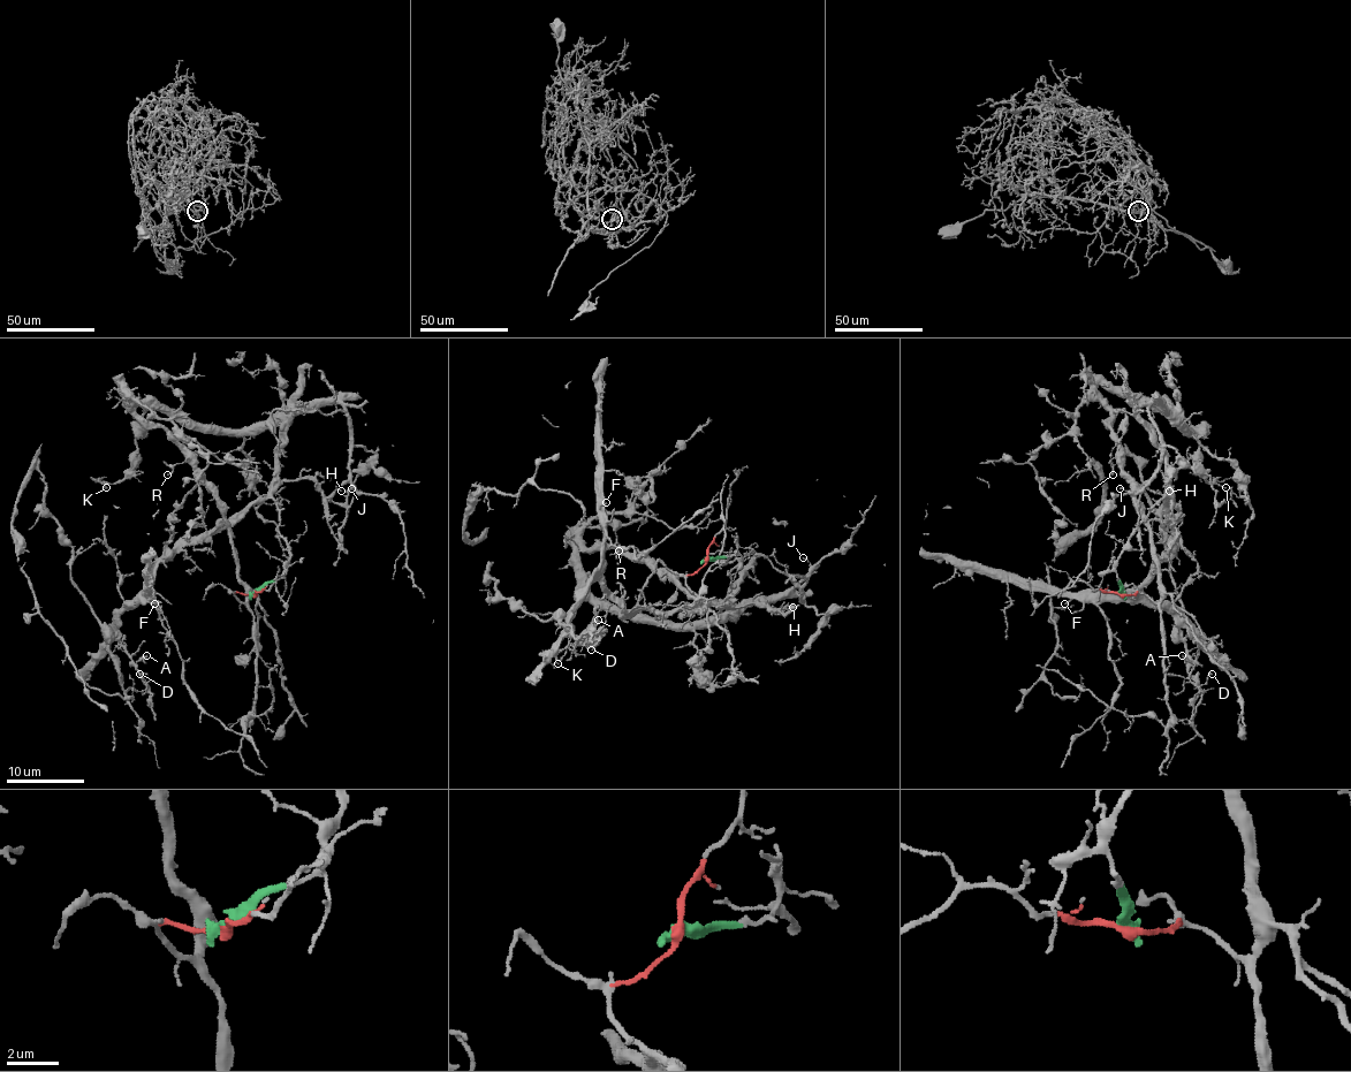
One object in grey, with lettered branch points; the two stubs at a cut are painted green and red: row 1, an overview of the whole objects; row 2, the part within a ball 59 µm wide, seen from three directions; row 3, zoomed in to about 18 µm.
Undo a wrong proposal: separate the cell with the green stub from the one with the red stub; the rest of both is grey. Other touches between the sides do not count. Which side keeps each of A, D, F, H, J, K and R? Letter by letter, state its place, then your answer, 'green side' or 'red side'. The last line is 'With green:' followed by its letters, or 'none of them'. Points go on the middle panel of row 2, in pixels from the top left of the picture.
A: (598, 620) | green side
D: (591, 649) | green side
F: (606, 502) | green side
H: (792, 607) | green side
J: (803, 557) | red side
K: (558, 663) | red side
R: (619, 550) | red side
With green: A, D, F, H

